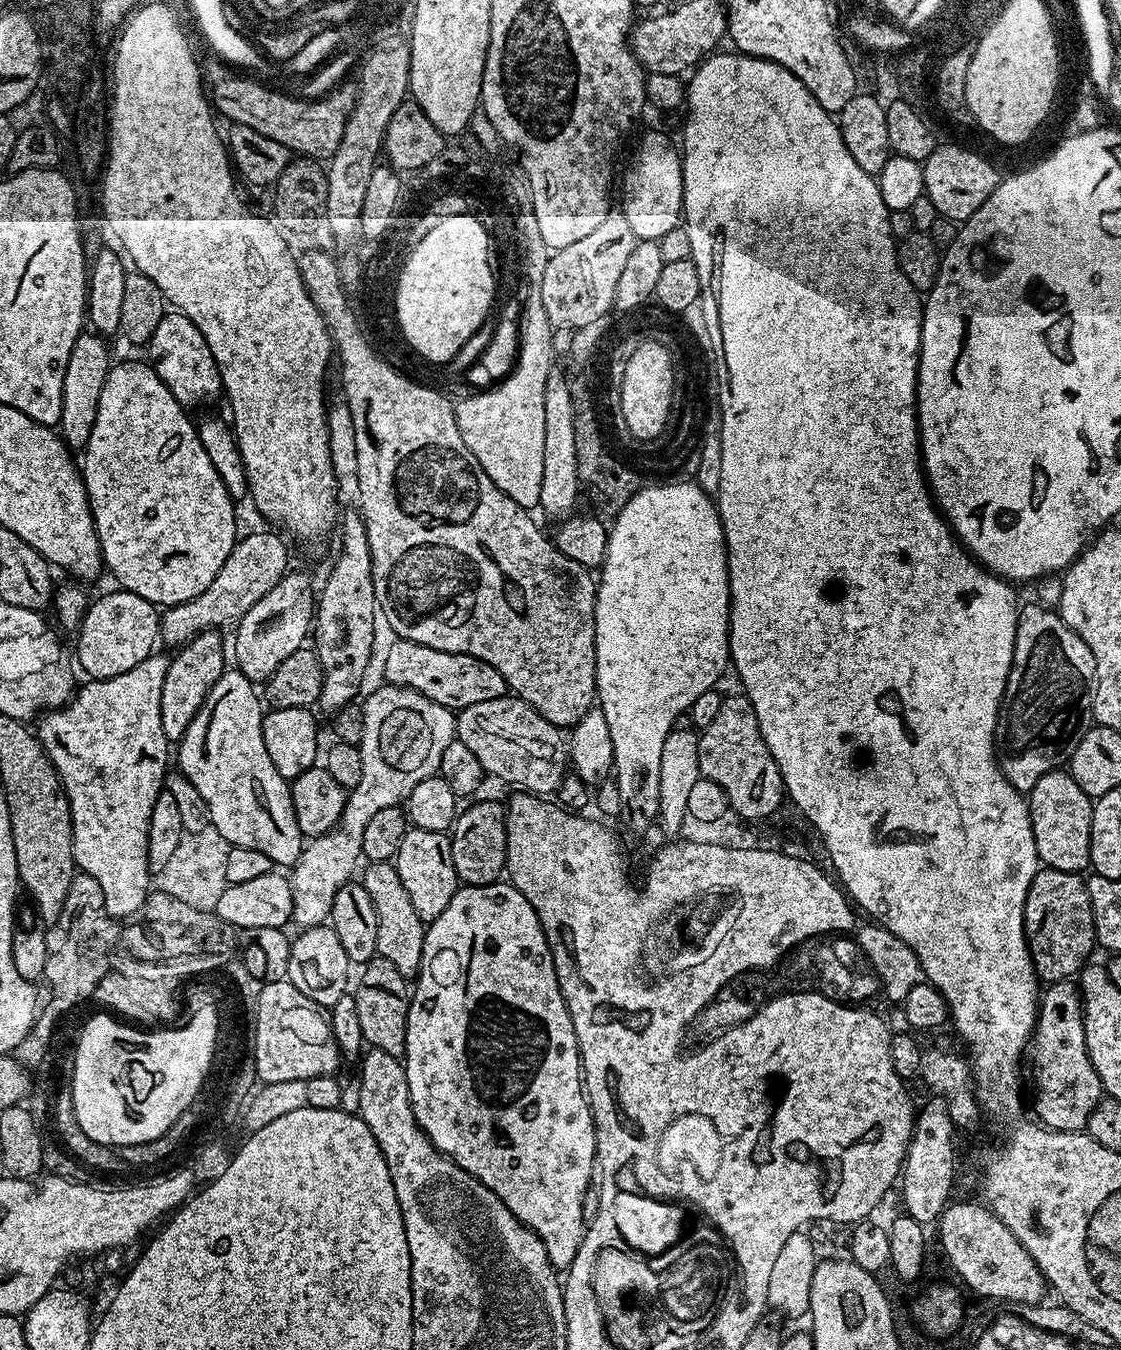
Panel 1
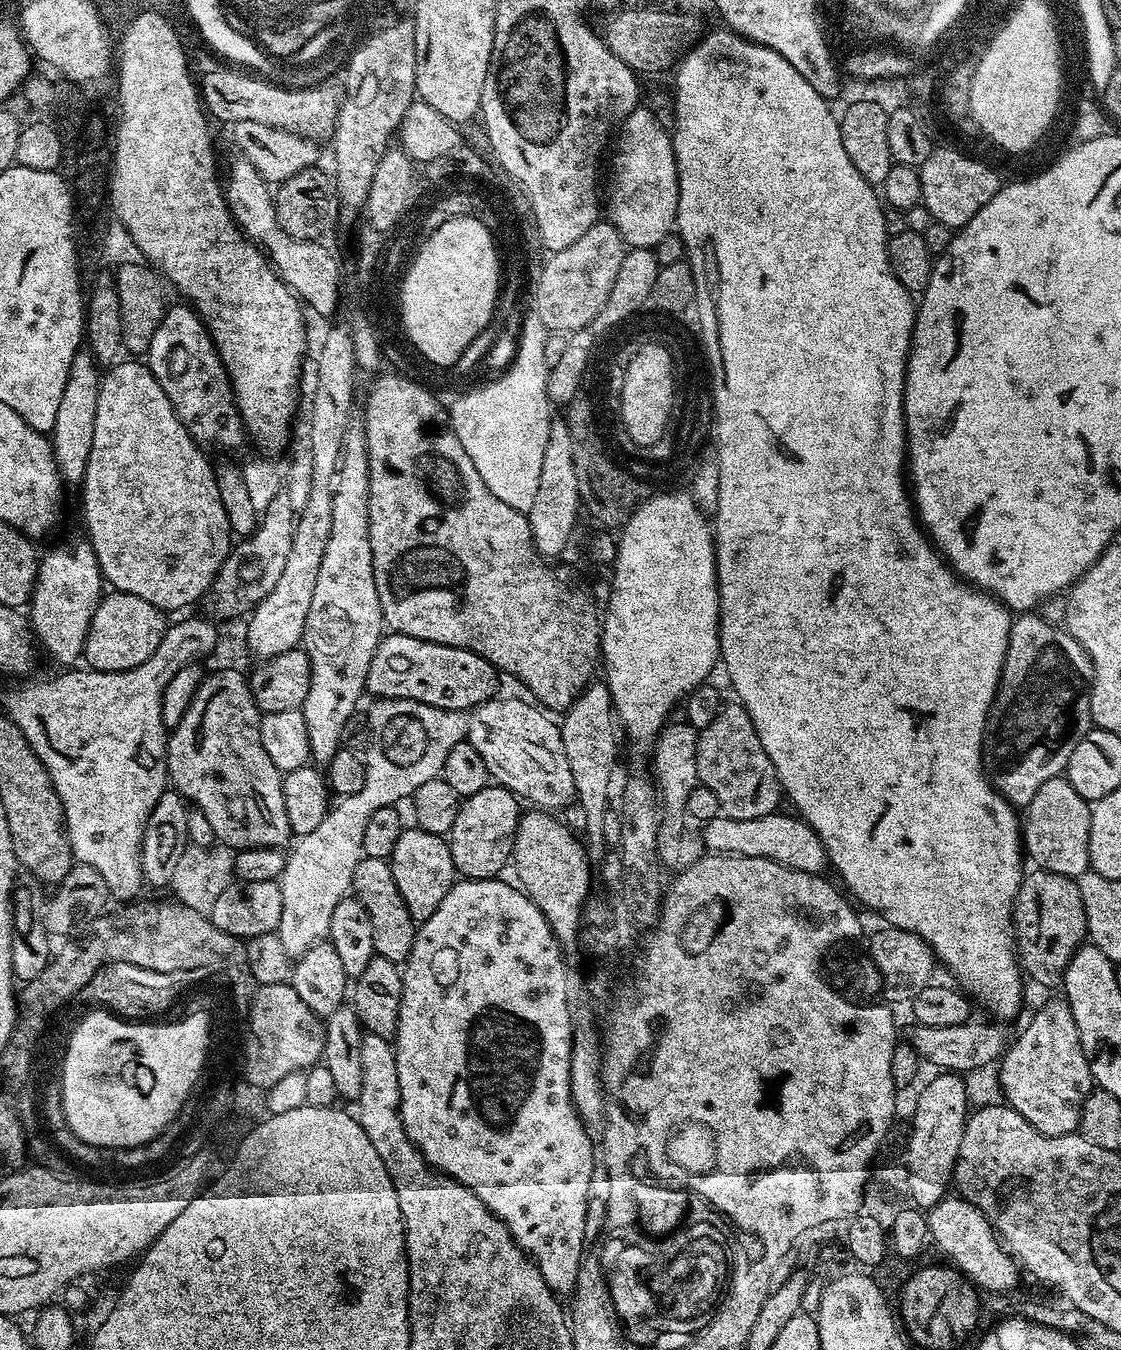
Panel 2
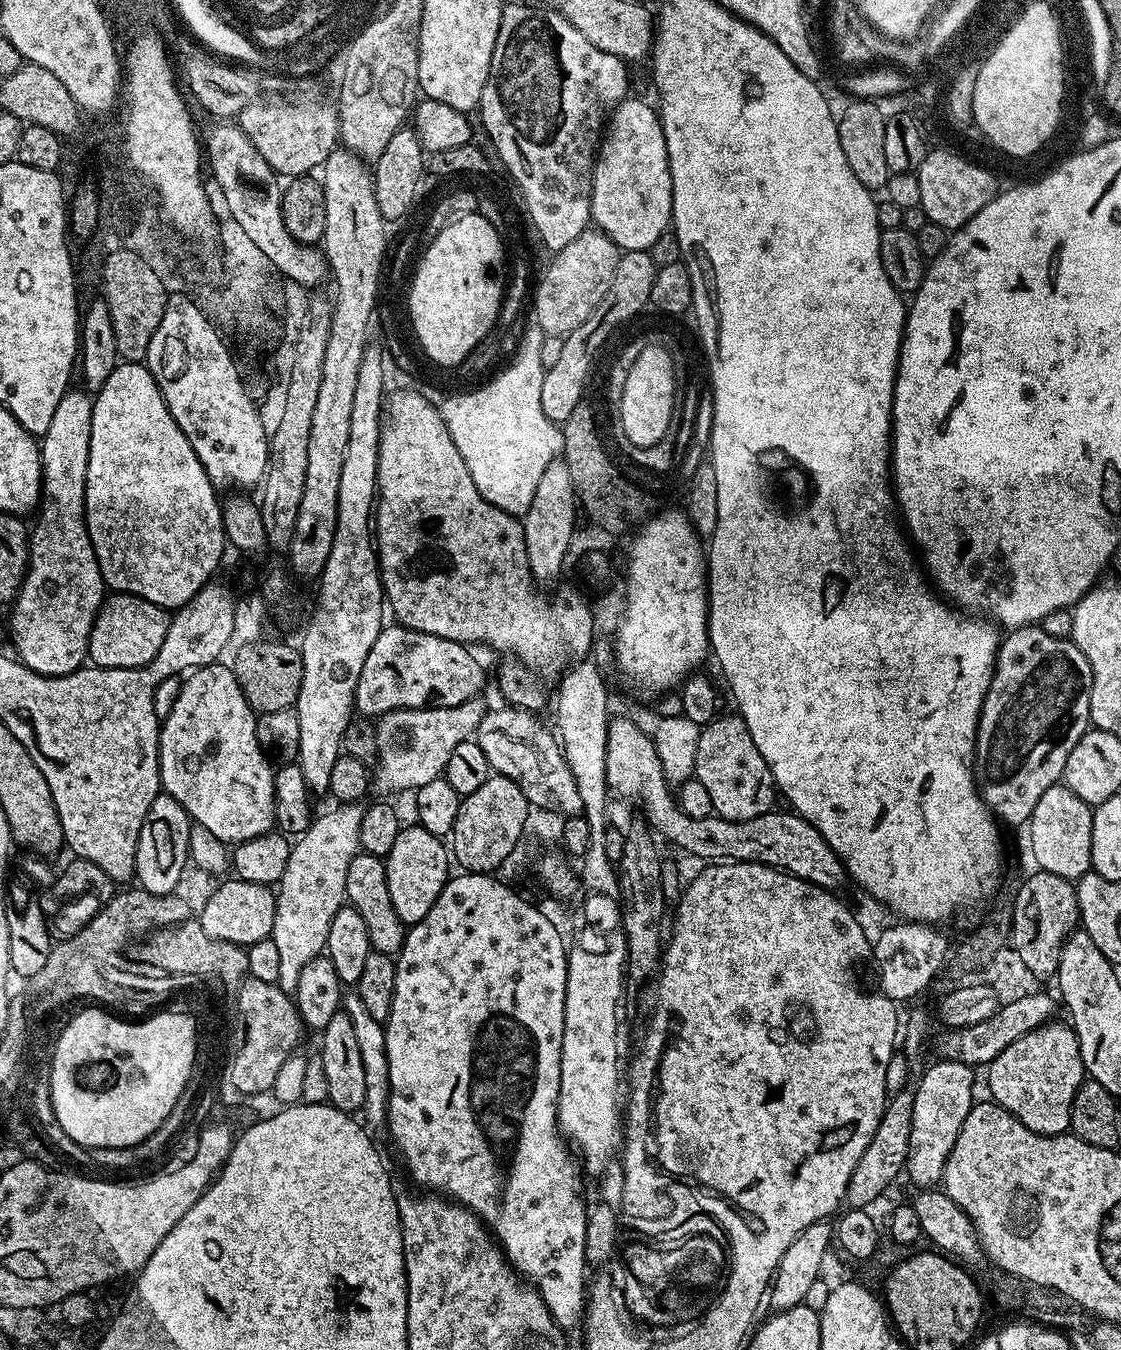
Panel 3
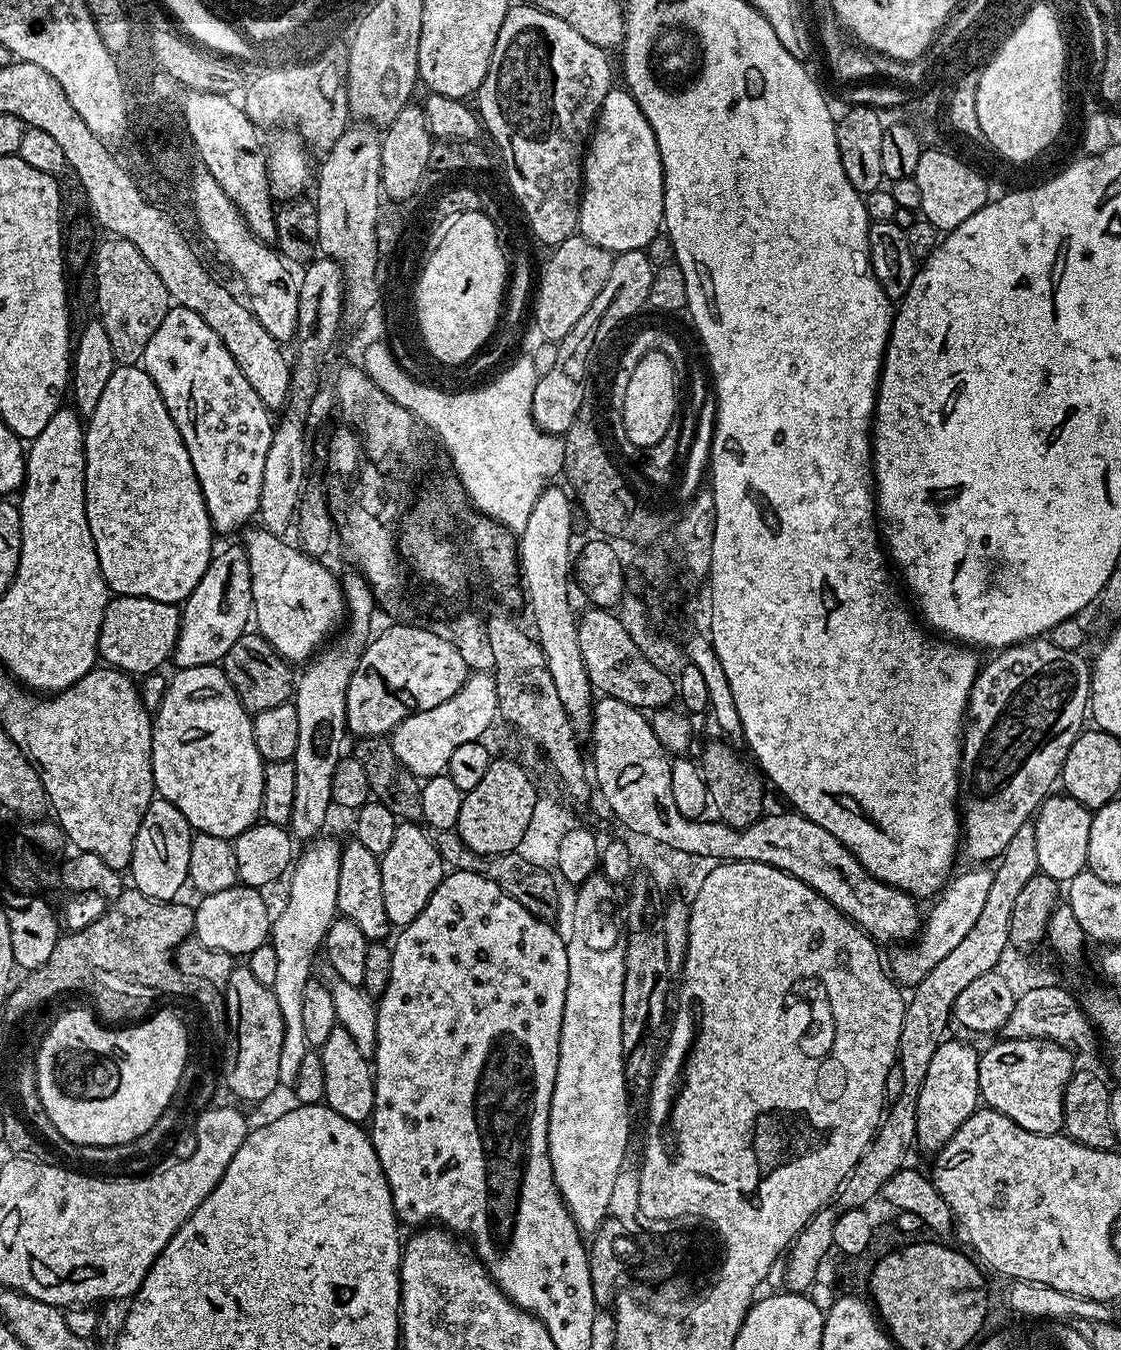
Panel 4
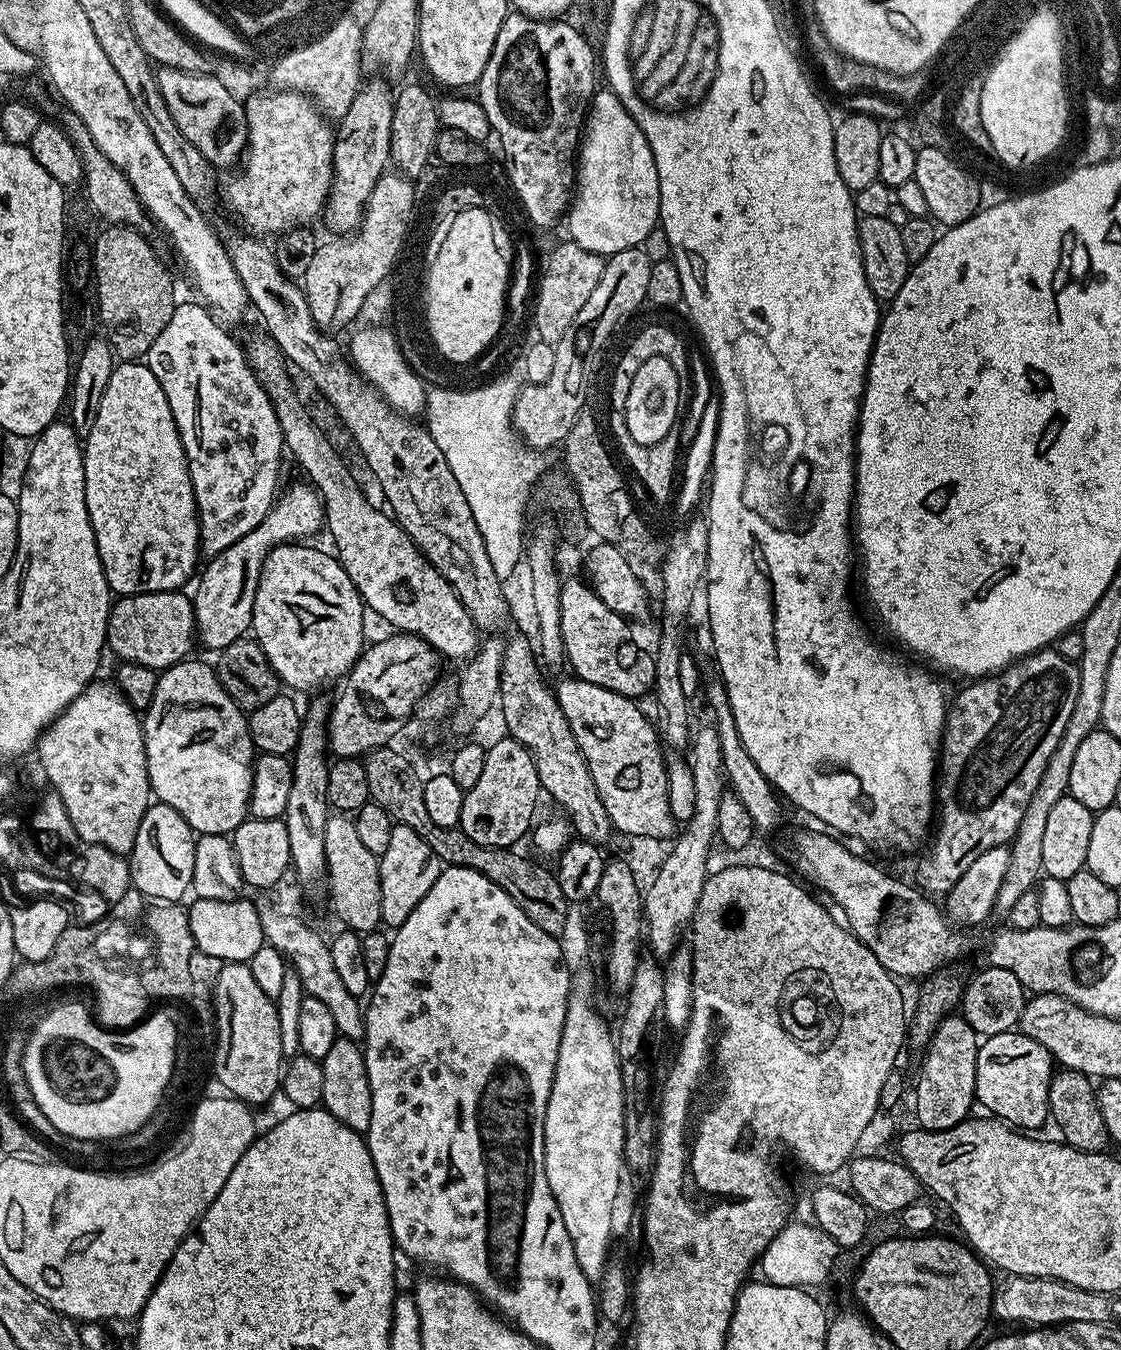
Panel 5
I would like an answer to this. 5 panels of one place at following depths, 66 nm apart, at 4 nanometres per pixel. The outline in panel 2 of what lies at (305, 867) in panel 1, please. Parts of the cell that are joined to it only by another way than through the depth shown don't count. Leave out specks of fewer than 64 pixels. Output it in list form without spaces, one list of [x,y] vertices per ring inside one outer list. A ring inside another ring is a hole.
[[[378,698],[372,703],[368,708],[369,741],[364,750],[364,764],[367,766],[365,785],[357,794],[339,797],[329,807],[321,825],[313,833],[299,837],[285,857],[284,872],[278,882],[282,890],[278,935],[282,938],[286,954],[293,958],[306,954],[306,950],[327,937],[334,906],[351,891],[354,869],[364,855],[363,831],[370,822],[370,815],[375,810],[399,805],[400,800],[409,799],[423,782],[435,779],[443,771],[446,755],[456,744],[467,739],[469,715],[465,711],[446,711],[412,699]]]

